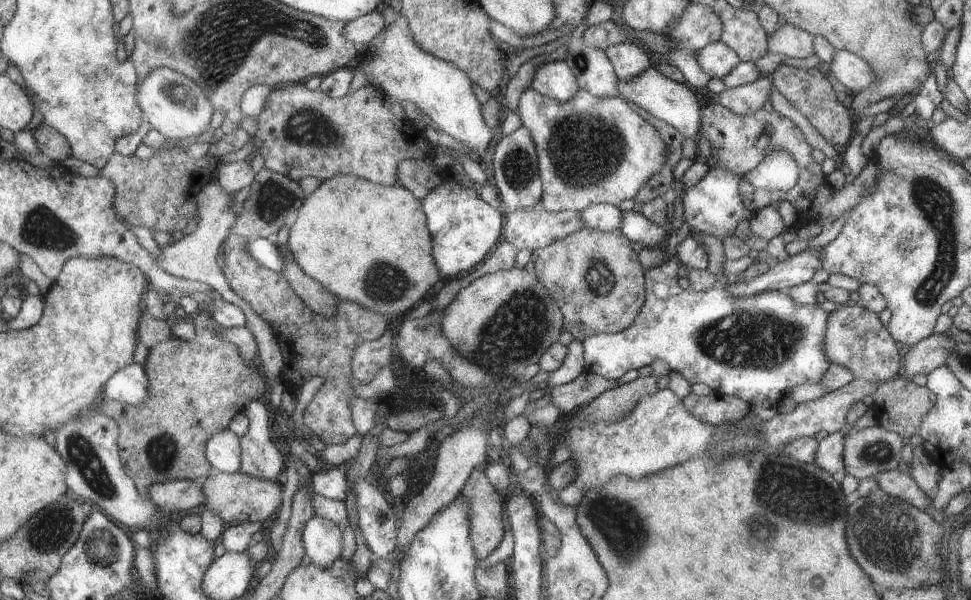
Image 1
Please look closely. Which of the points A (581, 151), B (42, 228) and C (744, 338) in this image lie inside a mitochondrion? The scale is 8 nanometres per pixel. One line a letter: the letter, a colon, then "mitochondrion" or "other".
A: mitochondrion
B: mitochondrion
C: mitochondrion

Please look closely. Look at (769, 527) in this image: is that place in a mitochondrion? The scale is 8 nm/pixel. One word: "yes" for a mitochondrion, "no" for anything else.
yes

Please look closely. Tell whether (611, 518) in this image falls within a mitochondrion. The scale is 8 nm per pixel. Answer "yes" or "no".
yes

